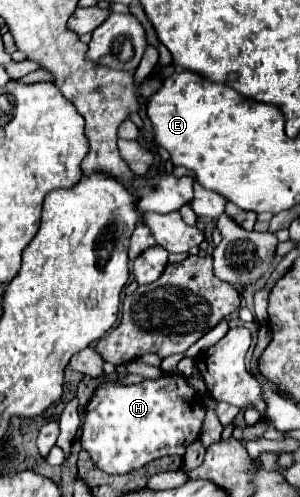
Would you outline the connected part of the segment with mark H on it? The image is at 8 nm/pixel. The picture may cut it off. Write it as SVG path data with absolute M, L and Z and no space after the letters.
M163 374L157 380L143 380L141 384L99 384L93 398L87 404L81 444L91 454L95 466L101 468L103 472L127 474L161 456L171 456L171 454L183 456L185 438L187 444L199 438L203 418L205 418L205 404L201 402L201 398L195 396L195 390L179 374L171 374L171 376Z

